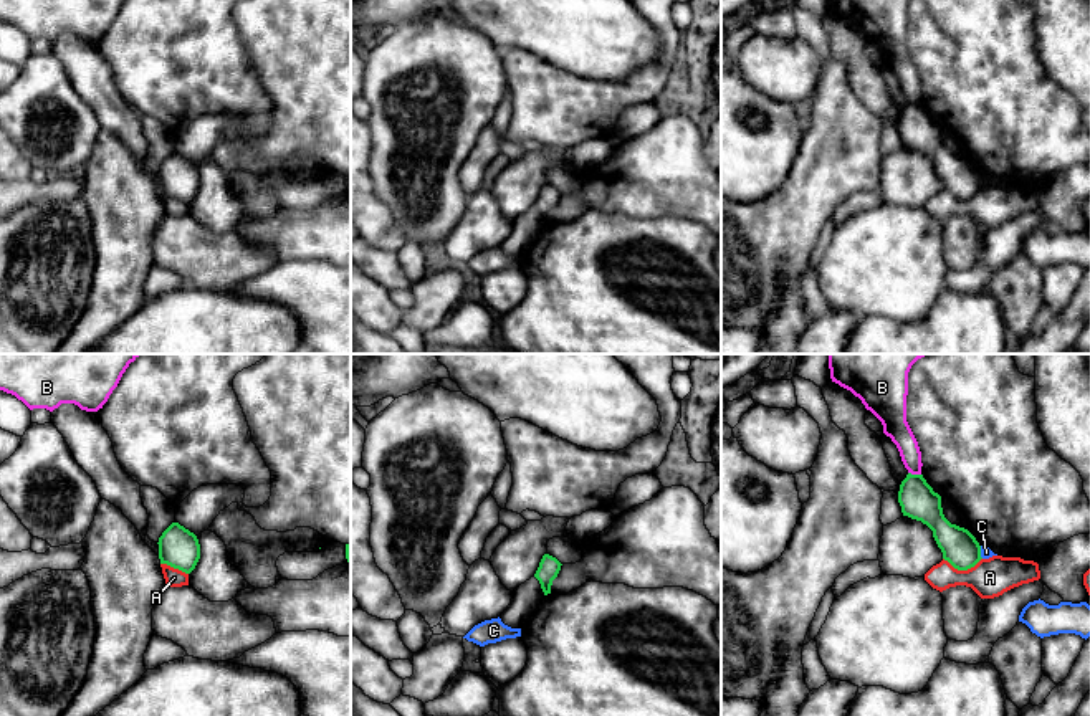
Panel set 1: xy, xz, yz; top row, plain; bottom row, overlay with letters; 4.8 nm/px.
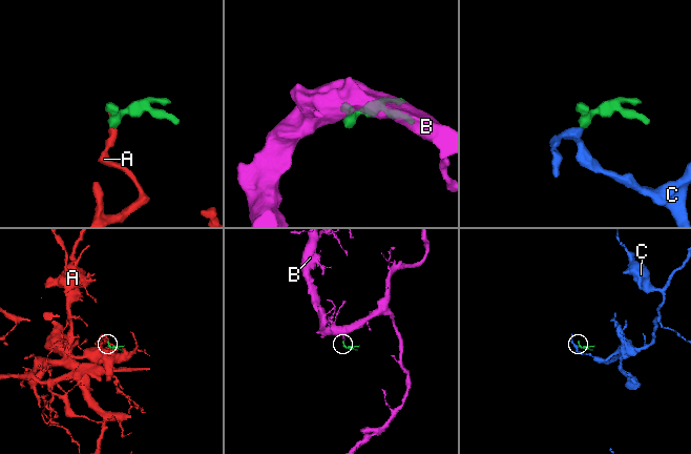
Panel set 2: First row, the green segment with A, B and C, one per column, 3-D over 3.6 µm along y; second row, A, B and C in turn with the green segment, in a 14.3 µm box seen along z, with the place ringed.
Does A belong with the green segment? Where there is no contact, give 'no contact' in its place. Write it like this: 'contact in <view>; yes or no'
contact in yz; no

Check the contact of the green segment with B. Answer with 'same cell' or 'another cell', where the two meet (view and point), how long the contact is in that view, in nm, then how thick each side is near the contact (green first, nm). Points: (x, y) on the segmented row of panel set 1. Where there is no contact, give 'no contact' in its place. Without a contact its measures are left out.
another cell | yz (915, 475) | 70 nm | 180/120 nm

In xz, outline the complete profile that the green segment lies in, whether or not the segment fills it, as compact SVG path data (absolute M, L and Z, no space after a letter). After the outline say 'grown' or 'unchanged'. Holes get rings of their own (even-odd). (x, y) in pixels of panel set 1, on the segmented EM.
M549 554L543 556L534 577L539 580L544 595L551 594L552 580L557 577L561 566L556 557Z; unchanged

